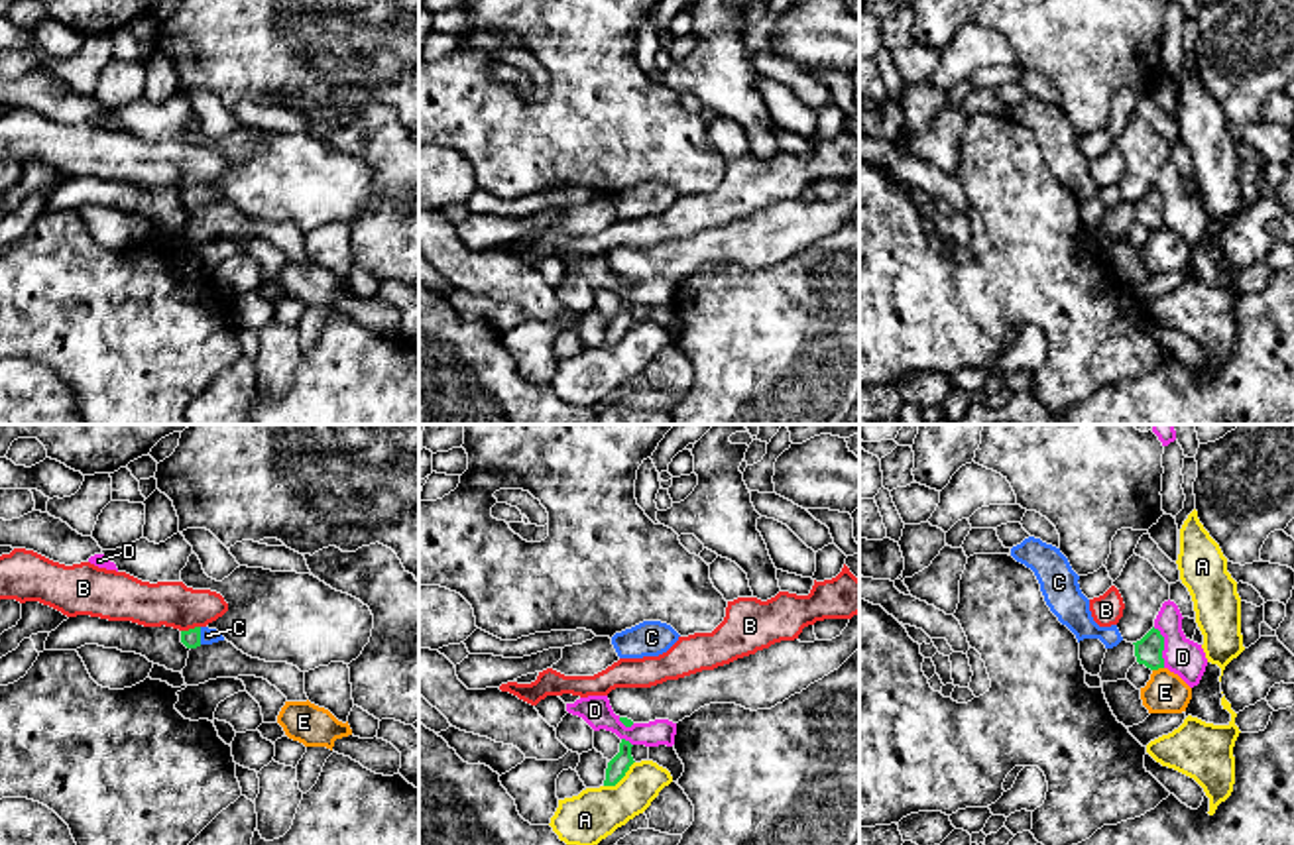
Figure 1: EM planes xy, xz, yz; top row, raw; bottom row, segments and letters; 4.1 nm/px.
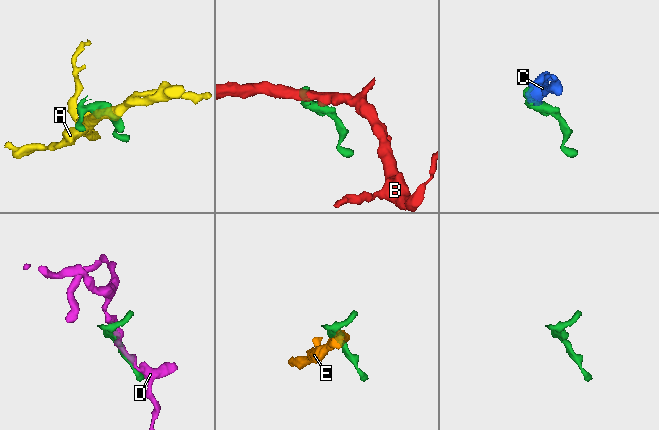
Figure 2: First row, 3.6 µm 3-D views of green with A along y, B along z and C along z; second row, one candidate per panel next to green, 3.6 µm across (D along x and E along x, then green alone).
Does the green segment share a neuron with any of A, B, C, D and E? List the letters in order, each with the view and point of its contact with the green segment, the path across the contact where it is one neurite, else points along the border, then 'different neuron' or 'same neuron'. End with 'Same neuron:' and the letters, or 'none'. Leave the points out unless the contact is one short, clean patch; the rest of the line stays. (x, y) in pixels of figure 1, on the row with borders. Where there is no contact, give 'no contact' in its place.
A: xz (620, 779) | along xz (634, 761), (614, 785), (604, 787) | different neuron
B: xy (189, 629) | along xy (199, 625), (181, 631) | different neuron
C: xy (199, 635) | across xy (191, 639), (199, 635), (207, 635) | same neuron
D: yz (1163, 647) | different neuron
E: yz (1157, 669) | along yz (1163, 667), (1153, 671) | different neuron
Same neuron: C

